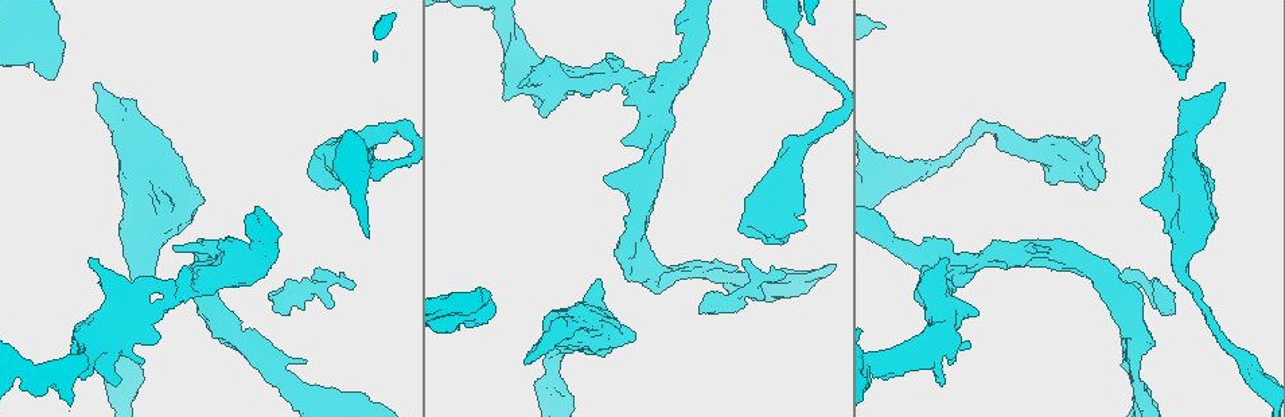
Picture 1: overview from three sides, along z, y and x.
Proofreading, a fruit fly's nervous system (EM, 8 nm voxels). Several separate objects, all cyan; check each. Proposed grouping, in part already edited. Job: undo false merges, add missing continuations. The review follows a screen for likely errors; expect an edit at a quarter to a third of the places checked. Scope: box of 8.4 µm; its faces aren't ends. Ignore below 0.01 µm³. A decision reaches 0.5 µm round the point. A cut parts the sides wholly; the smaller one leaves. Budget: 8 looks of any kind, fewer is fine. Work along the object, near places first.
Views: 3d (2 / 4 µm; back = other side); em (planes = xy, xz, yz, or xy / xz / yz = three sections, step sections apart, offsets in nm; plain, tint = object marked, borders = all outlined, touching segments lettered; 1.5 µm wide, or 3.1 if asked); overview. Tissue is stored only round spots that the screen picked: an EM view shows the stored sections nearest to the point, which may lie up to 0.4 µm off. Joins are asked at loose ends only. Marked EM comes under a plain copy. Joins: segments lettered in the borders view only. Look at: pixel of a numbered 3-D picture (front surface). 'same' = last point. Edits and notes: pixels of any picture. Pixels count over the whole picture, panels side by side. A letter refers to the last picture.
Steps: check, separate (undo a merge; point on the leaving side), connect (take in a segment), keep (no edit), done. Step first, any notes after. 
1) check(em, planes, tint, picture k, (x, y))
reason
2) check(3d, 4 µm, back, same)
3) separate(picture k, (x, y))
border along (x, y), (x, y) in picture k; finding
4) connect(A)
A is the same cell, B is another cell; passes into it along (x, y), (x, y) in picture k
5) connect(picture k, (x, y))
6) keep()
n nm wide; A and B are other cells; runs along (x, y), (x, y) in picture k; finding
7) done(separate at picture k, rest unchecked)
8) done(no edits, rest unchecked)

check(em, planes, tint, picture 1, (97, 84))
free end

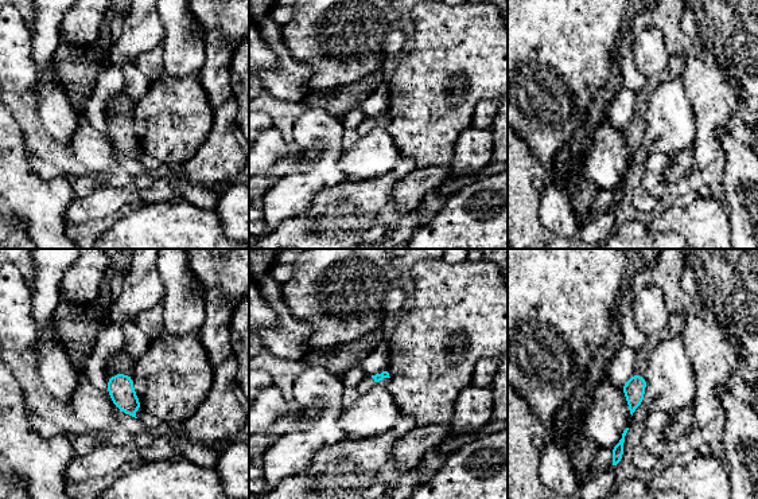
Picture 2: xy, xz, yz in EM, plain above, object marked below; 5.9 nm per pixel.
check(em, planes, borders, same)
what lies round it

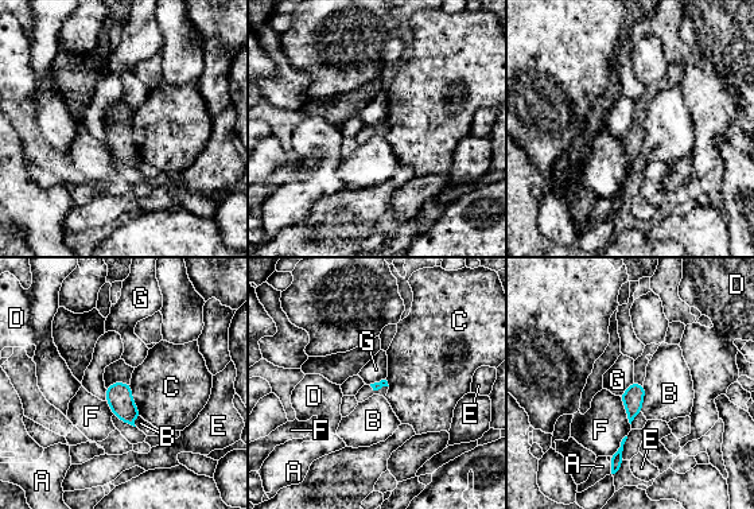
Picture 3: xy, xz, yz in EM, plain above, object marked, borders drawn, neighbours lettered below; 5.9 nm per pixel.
keep()
A, B, C, D, E, F and G are other cells; border along (385, 379), (369, 384) in picture 3; none of them fits

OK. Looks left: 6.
check(3d, 4 µm, picture 1, (1048, 267))
an open end

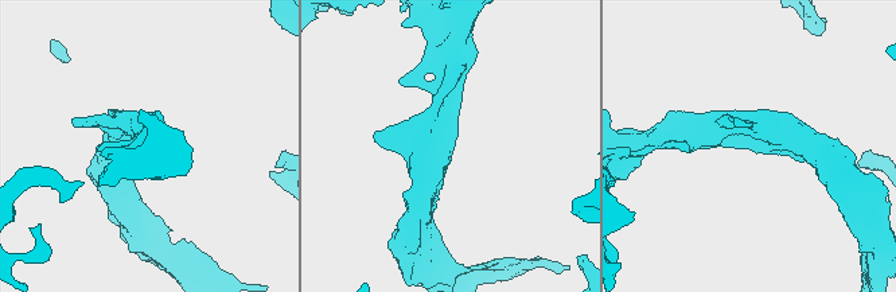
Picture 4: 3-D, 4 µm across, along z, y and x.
check(em, xz, step 8, tint, picture 4, (752, 148))
need the tissue

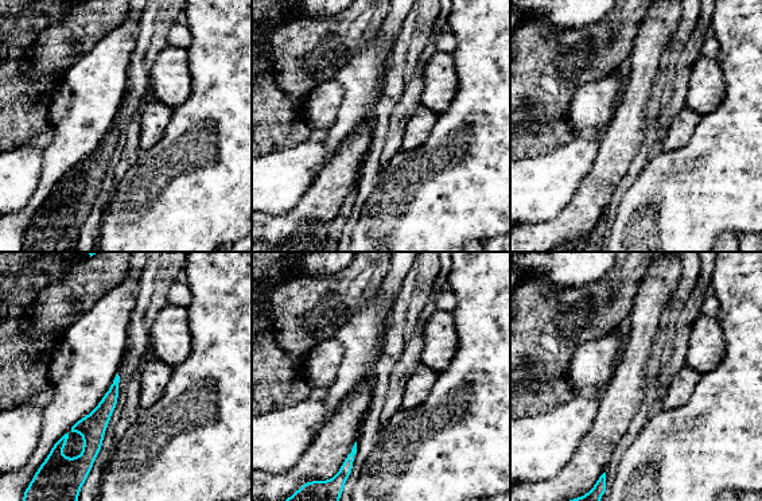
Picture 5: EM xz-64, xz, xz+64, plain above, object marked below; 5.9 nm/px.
check(em, xz, step 8, borders, same)

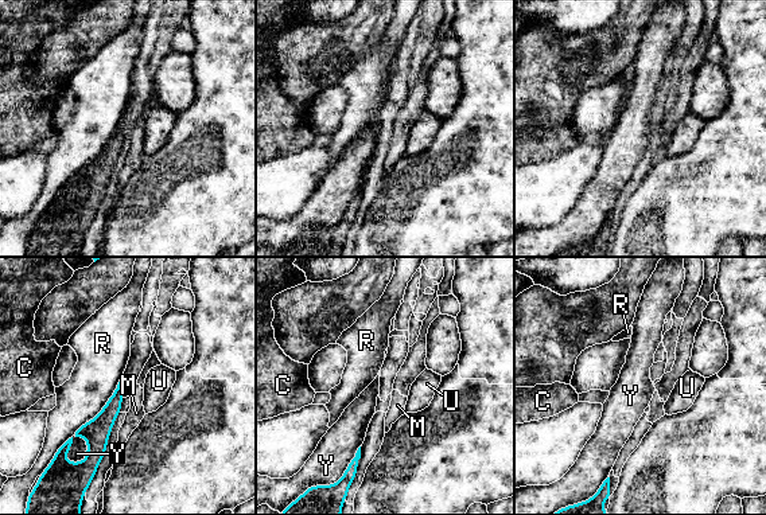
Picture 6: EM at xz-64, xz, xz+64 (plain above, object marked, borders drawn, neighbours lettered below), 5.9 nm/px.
keep()
C, M, R, U and Y are other cells; runs along (119, 390), (96, 432), (90, 461) in picture 6; none of them fits

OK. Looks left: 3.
check(em, planes, borders, picture 1, (739, 275))
sudden change in width

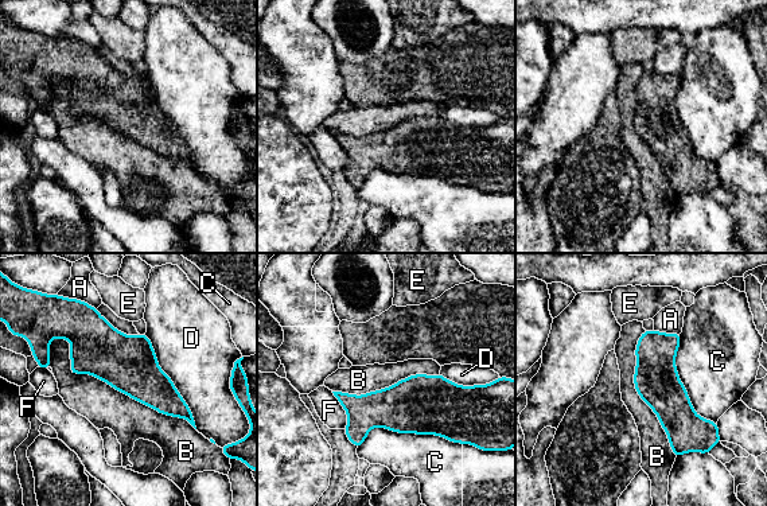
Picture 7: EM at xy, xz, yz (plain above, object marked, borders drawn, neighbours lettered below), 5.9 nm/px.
keep()
B touches over 1000 nm; A, B, C, D, E and F are other cells; runs along (62, 318), (78, 323), (189, 416) in picture 7; all the same neuron

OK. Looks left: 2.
done(no edits, rest unchecked)

